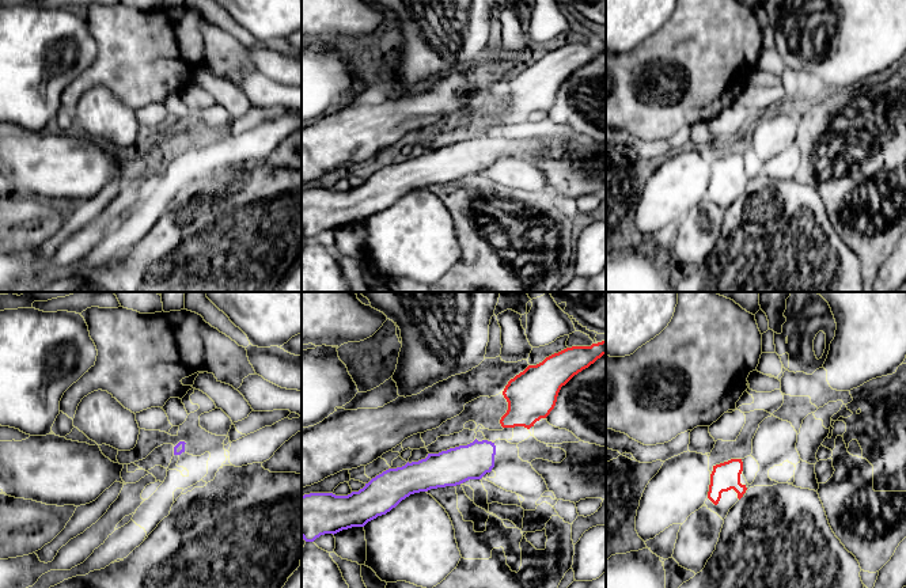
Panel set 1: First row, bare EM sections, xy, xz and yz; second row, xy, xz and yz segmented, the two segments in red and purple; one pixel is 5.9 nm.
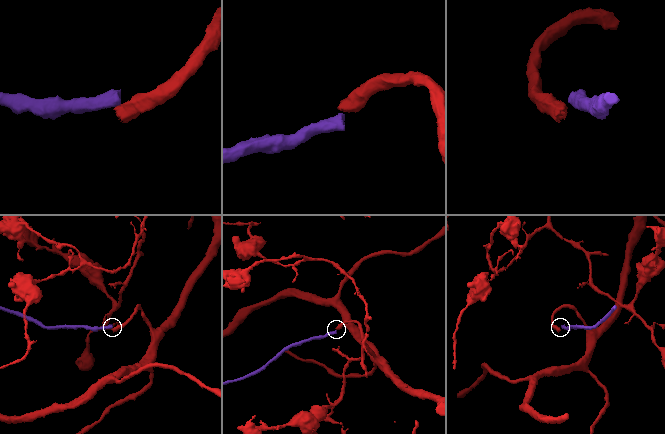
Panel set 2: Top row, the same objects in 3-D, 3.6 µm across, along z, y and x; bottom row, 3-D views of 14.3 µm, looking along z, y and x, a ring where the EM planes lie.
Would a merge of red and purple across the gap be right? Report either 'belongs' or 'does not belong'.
does not belong

